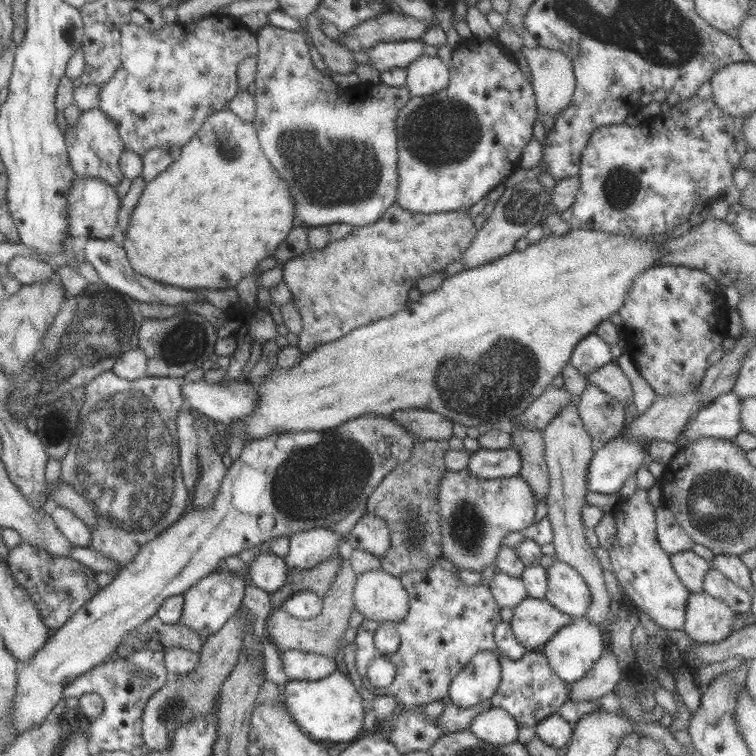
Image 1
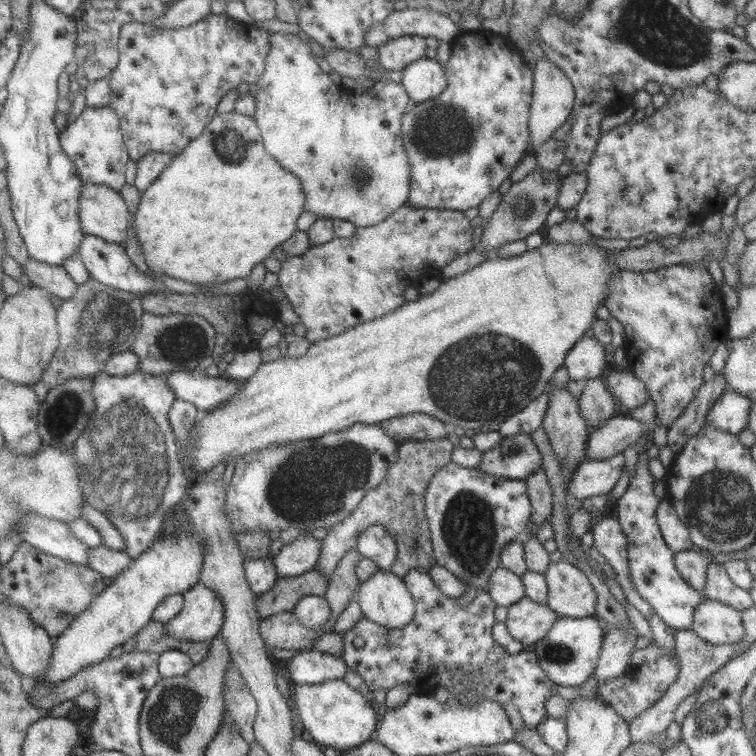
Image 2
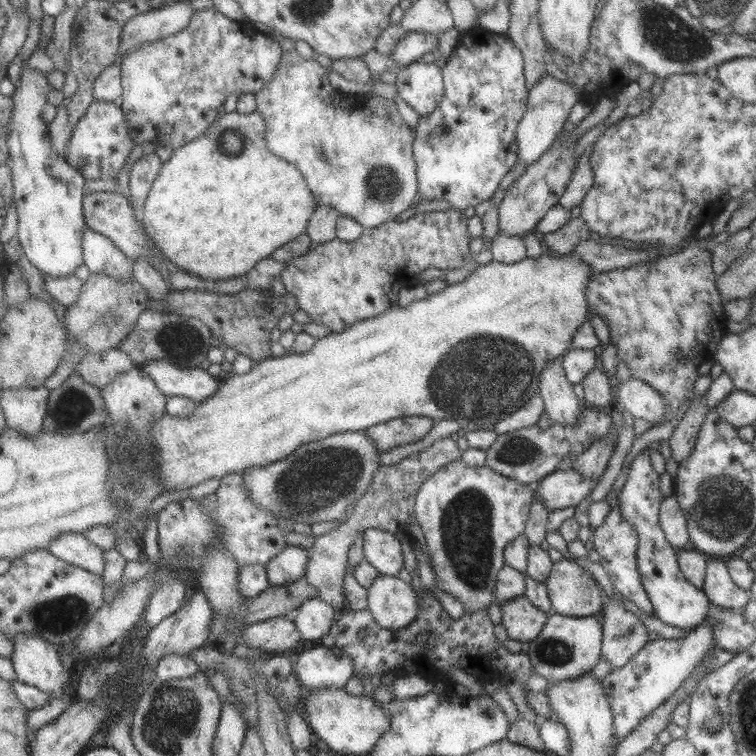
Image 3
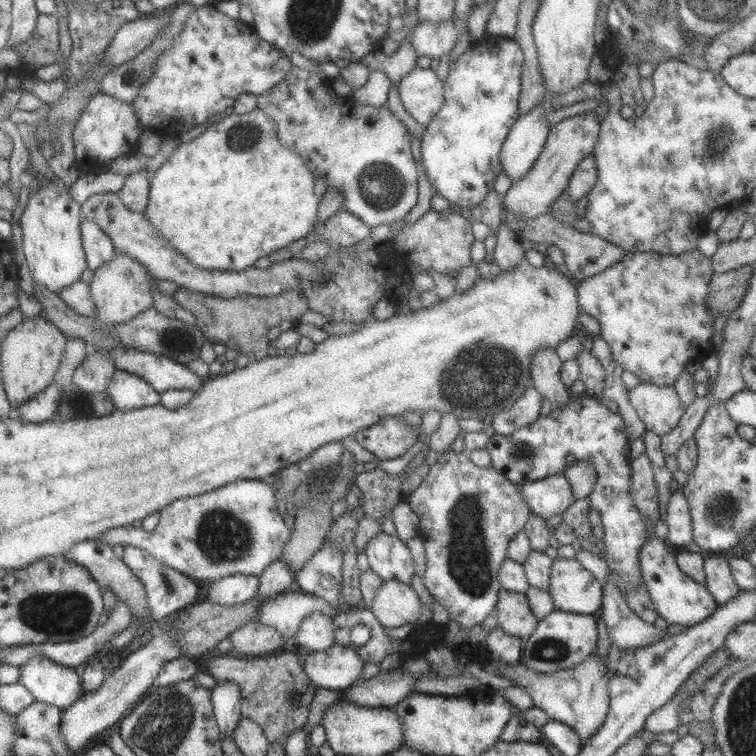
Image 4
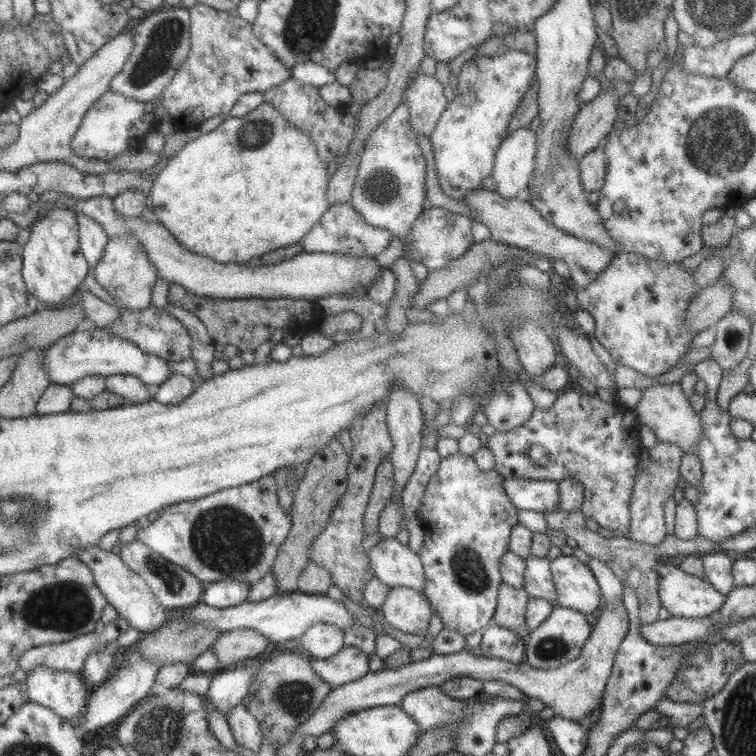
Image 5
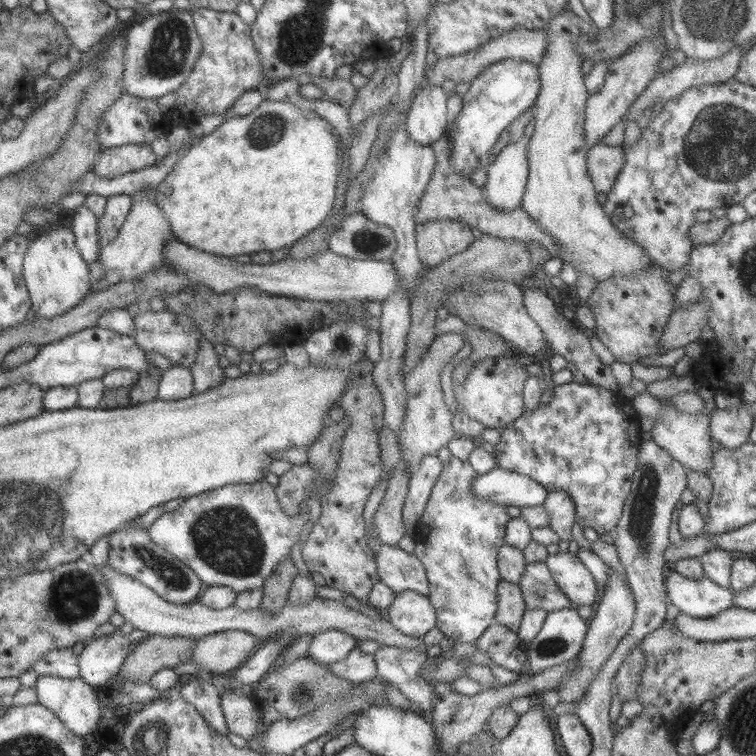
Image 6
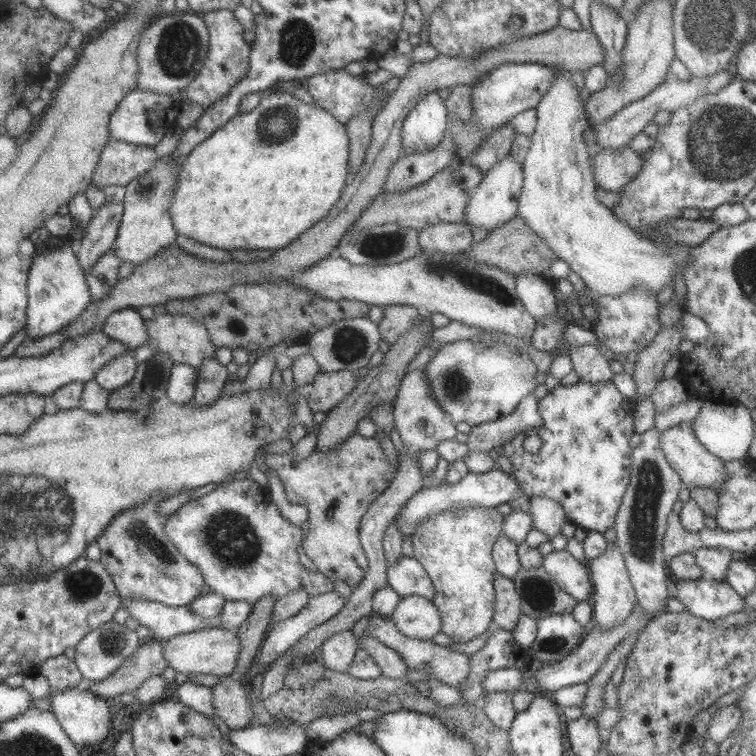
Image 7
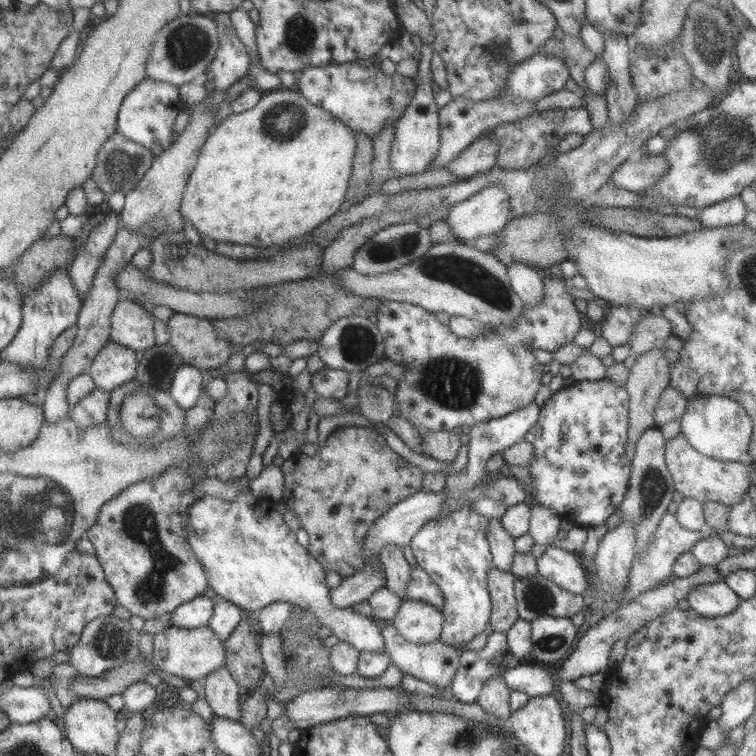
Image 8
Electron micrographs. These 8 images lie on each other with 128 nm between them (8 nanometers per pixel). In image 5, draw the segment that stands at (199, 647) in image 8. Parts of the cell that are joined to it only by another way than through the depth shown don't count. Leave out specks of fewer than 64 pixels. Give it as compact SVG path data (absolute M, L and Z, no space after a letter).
M233 629L222 633L210 650L218 657L219 670L226 670L255 660L264 653L270 643L265 635L256 630Z

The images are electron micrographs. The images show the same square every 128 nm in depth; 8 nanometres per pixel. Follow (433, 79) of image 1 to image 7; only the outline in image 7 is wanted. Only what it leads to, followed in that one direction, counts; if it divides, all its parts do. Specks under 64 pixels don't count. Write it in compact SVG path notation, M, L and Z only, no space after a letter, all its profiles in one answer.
M437 91L430 92L404 120L401 135L403 153L413 156L434 149L444 139L448 117L445 101Z

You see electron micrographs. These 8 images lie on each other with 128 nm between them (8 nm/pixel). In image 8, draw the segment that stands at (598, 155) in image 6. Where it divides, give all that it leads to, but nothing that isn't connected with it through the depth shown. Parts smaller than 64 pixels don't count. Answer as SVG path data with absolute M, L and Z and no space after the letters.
M643 155L640 160L626 160L613 171L610 180L619 188L641 193L665 174L668 164L662 155Z

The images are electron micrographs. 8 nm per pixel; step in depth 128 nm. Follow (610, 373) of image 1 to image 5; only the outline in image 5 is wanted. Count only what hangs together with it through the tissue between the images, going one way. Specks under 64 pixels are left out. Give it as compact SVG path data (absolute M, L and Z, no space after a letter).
M652 382L643 389L642 398L635 408L635 414L642 425L652 429L652 432L658 437L658 442L674 443L680 445L683 453L696 454L698 441L702 437L702 418L692 409L681 387L681 382L666 385Z

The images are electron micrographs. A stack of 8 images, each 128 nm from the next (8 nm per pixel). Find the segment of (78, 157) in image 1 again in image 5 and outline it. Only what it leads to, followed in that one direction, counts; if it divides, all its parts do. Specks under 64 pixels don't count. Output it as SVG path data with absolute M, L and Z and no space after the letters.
M111 91L102 94L84 116L71 150L80 157L112 161L126 150L143 147L146 134L160 127L161 120L153 113L154 107L154 103L139 102Z

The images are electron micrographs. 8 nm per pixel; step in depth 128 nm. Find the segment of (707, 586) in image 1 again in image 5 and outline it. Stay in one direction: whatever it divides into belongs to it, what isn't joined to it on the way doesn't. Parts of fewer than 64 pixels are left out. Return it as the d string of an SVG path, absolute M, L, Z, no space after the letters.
M726 552L708 553L703 556L703 568L707 582L724 597L735 588L733 580L733 561Z

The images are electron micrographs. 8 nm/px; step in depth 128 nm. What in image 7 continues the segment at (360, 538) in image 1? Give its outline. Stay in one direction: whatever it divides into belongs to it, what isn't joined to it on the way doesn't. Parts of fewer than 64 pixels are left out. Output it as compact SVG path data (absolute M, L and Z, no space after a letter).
M400 557L393 564L387 564L388 587L398 596L418 595L432 601L435 598L435 588L422 564L414 557Z

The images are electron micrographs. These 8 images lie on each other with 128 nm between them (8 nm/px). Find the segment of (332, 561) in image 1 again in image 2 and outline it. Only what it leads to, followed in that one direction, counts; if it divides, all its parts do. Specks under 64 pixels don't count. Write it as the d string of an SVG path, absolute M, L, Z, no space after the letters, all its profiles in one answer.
M316 568L300 576L279 578L269 592L256 598L257 612L261 619L282 612L293 613L295 605L302 598L310 595L325 597L329 580L329 574Z

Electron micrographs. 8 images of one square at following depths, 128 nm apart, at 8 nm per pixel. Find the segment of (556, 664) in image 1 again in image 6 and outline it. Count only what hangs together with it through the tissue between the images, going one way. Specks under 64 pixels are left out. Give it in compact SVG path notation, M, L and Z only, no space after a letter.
M574 607L550 612L545 619L540 633L529 643L527 670L540 672L544 668L552 668L556 664L576 658L582 651L583 643L589 630L589 624L590 621L581 618Z

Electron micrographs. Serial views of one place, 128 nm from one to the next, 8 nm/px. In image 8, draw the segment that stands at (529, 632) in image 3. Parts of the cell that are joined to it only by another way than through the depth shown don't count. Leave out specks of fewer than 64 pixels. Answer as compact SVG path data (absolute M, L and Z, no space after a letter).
M492 568L488 572L488 591L492 600L492 629L506 633L518 620L515 598L516 577L511 572Z

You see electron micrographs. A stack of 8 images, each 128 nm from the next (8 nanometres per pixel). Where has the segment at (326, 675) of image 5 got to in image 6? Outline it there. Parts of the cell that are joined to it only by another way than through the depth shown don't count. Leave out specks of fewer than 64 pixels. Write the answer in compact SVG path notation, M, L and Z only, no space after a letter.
M360 647L354 648L344 659L328 665L328 670L350 682L366 682L377 675L374 656L364 654Z

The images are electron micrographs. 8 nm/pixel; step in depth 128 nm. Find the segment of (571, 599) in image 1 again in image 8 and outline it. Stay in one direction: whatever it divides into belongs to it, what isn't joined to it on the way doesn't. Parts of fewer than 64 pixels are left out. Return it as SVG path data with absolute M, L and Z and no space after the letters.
M548 546L537 559L538 575L550 579L563 590L574 595L584 596L591 580L588 579L587 566L578 553L568 552L562 548Z

